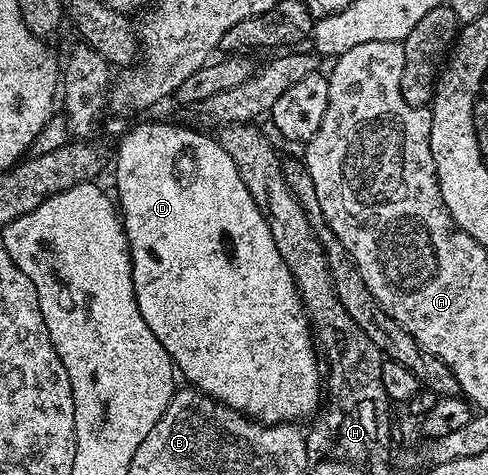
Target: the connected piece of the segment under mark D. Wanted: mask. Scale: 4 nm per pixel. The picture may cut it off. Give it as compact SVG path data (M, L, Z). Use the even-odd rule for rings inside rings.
M141 123L134 131L129 131L125 135L125 140L121 143L121 148L117 151L117 195L116 202L119 204L119 214L125 224L125 235L129 239L129 256L133 258L133 288L135 289L135 297L139 305L139 313L143 317L143 321L147 321L147 325L151 329L151 333L155 333L155 337L159 337L159 341L167 349L167 353L173 358L174 368L178 372L181 371L186 375L188 382L196 387L198 391L205 395L210 395L212 399L218 399L220 403L226 403L231 409L240 411L242 415L257 420L258 423L272 425L274 423L291 423L296 424L297 419L312 420L318 414L319 408L323 403L323 367L319 362L319 351L315 346L315 331L311 326L309 312L305 310L305 304L301 302L301 295L297 291L297 282L294 281L292 273L283 257L279 253L279 249L275 245L275 237L271 235L271 229L265 220L265 214L259 209L259 205L253 199L251 193L247 189L247 185L243 181L243 177L239 173L239 169L235 165L235 161L231 161L231 157L217 142L216 138L200 135L197 131L192 131L189 127L176 127L173 123Z

